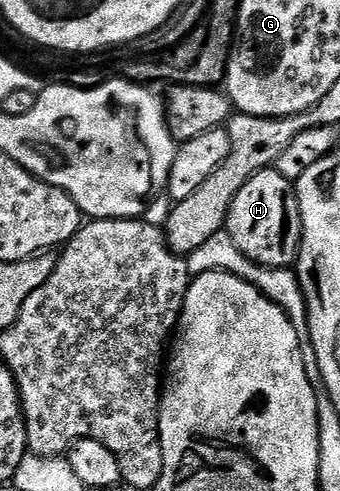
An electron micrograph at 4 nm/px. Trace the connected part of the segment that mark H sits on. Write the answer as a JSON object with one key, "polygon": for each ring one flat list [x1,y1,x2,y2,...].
{"polygon":[[277,168,253,174,236,192,226,217,225,233,232,236,236,248,259,266,290,268,298,261,302,243,302,217,295,183,280,176]]}

